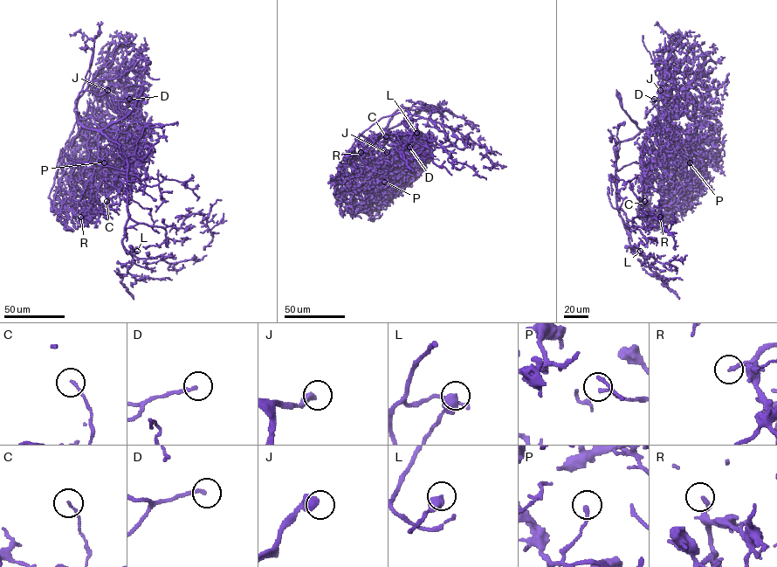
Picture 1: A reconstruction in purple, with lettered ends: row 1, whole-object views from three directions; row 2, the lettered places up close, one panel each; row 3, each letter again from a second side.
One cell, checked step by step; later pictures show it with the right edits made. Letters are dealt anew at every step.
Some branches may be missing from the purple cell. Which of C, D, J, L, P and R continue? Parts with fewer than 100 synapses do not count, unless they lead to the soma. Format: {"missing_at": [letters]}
{"missing_at": ["D", "J"]}

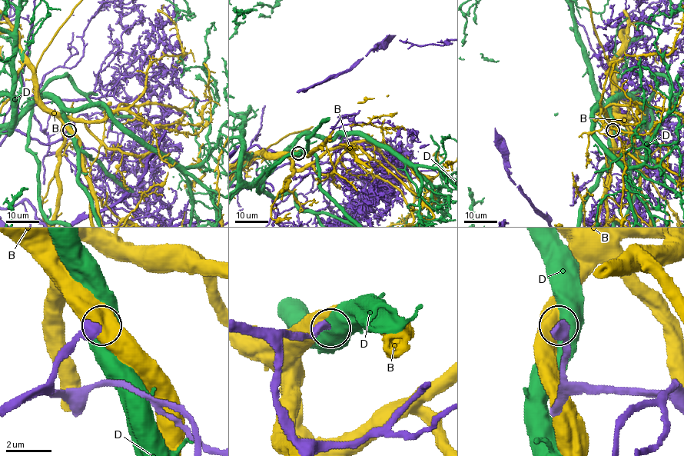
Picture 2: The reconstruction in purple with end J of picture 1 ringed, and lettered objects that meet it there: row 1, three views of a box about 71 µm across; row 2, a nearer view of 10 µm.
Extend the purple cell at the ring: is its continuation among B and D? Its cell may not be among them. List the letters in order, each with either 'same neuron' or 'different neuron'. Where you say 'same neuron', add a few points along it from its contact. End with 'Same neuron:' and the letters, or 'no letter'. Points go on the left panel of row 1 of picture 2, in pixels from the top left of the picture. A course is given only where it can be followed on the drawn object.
B: different neuron
D: different neuron
Same neuron: no letter

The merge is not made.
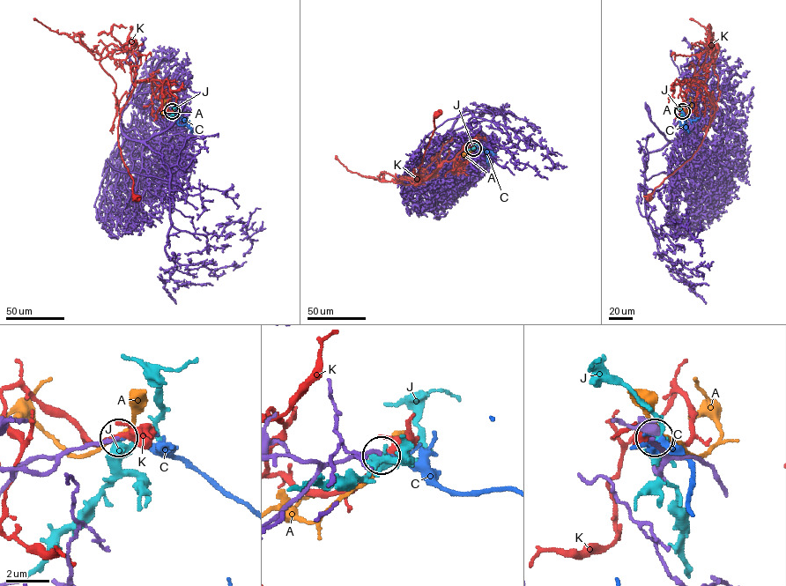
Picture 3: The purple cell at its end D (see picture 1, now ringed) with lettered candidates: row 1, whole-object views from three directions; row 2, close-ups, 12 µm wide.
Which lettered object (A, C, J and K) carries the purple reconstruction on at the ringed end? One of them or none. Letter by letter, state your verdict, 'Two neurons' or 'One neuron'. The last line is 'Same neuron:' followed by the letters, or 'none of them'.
A: Two neurons
C: One neuron
J: Two neurons
K: Two neurons
Same neuron: C

